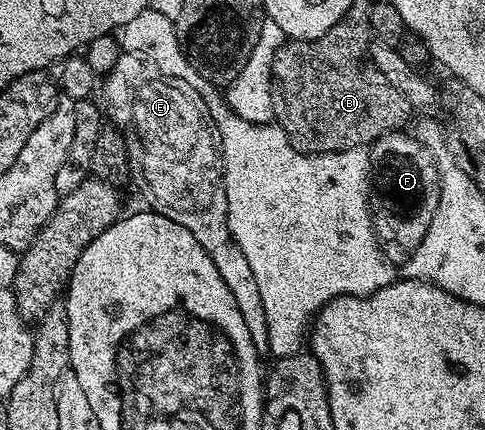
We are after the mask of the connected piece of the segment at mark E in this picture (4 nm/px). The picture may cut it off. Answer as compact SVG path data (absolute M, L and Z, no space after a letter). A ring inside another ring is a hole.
M125 53L119 54L116 65L112 65L104 83L105 114L124 137L133 178L138 178L146 186L146 199L154 206L151 208L169 222L175 223L179 229L192 233L195 244L201 247L208 257L212 257L212 265L216 265L220 277L224 277L224 285L228 285L232 297L236 297L236 305L244 316L244 325L248 325L248 333L252 333L252 345L256 345L259 353L269 352L268 317L265 316L264 300L260 297L256 276L248 265L248 257L240 253L226 220L228 197L222 176L222 148L204 97L196 89L192 89L188 81L160 73L160 69L156 69L156 65L152 65L150 59Z

